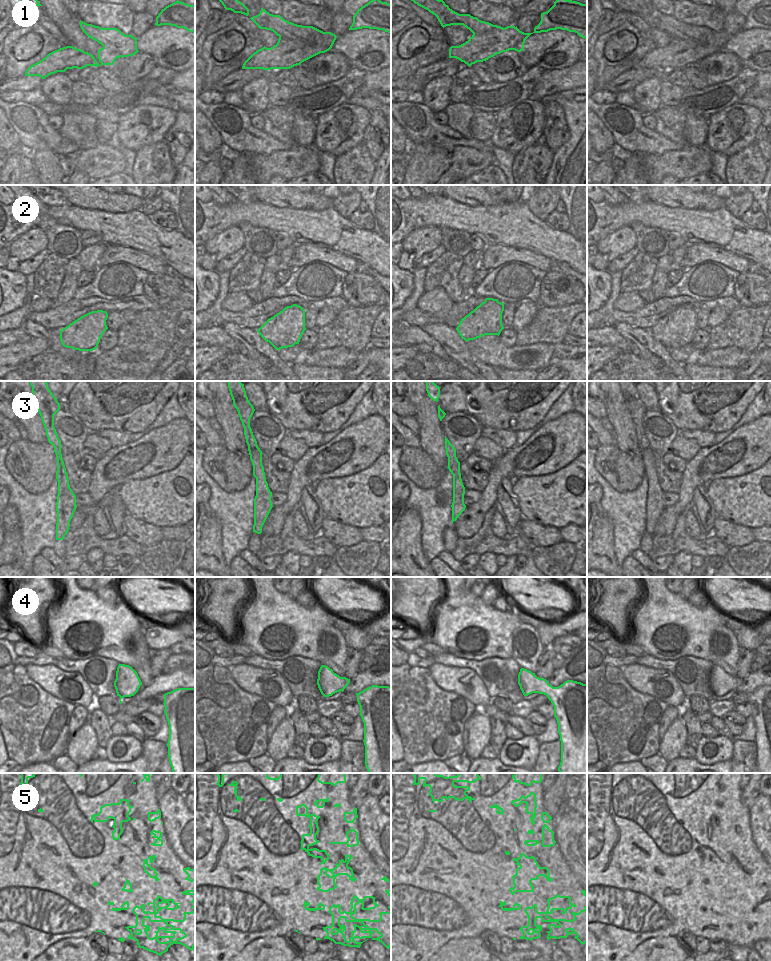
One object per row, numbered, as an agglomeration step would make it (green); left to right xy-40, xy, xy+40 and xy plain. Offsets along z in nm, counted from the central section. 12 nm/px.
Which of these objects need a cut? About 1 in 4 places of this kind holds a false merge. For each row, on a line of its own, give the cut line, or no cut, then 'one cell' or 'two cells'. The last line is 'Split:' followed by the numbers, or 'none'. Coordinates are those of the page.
1: xy (279, 36), (298, 39), (305, 43), (320, 41), (322, 50) | two cells
2: xy (261, 326), (262, 336) | two cells
3: no cut | one cell
4: xy (345, 677), (340, 682), (340, 690) | two cells
5: no cut | one cell
Split: 1, 2, 4

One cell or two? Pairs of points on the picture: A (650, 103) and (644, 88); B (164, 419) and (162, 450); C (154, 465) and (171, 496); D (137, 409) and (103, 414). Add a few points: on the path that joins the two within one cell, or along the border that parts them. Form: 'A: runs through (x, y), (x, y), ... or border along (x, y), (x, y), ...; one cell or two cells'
A: runs through (648, 99), (647, 92); one cell
B: border along (184, 417), (172, 419), (143, 436); two cells
C: border along (180, 462), (167, 471), (143, 479), (136, 479); two cells
D: runs through (129, 409), (120, 409), (111, 414); one cell

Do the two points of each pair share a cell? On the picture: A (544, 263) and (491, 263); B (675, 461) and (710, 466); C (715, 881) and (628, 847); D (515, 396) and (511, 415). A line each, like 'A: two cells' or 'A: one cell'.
A: one cell
B: two cells
C: one cell
D: one cell

